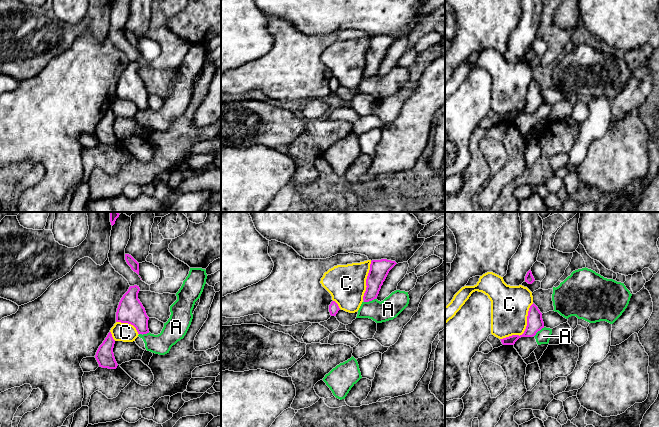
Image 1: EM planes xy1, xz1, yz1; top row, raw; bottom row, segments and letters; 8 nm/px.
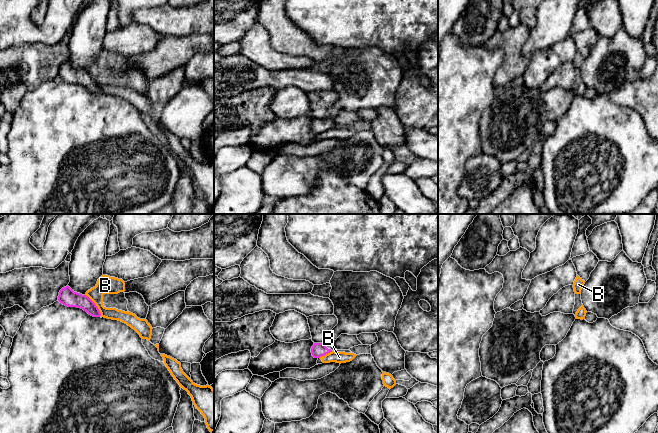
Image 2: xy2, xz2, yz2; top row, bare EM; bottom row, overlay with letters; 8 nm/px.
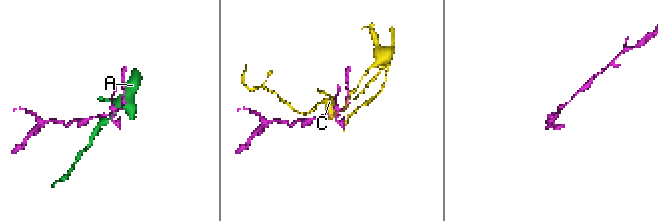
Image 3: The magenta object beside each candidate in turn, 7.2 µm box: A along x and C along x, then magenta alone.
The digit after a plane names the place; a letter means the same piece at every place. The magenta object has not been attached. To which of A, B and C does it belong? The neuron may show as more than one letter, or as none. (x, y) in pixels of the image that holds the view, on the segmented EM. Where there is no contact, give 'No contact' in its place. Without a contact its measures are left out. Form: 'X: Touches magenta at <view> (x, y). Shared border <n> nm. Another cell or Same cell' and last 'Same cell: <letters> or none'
A: Touches magenta at xz1 (369, 300). Shared border 100 nm. Another cell
B: Touches magenta at xy2 (95, 305). Shared border 220 nm. Another cell
C: Touches magenta at yz1 (525, 329). Shared border 400 nm. Another cell
Same cell: none

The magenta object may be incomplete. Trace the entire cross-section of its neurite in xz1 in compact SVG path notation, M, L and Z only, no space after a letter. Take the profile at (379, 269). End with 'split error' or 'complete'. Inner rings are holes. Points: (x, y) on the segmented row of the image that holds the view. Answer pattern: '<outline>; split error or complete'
M387 259L371 261L370 270L366 279L367 287L363 296L364 302L369 302L377 298L389 271L396 264L397 263L395 261Z; complete

